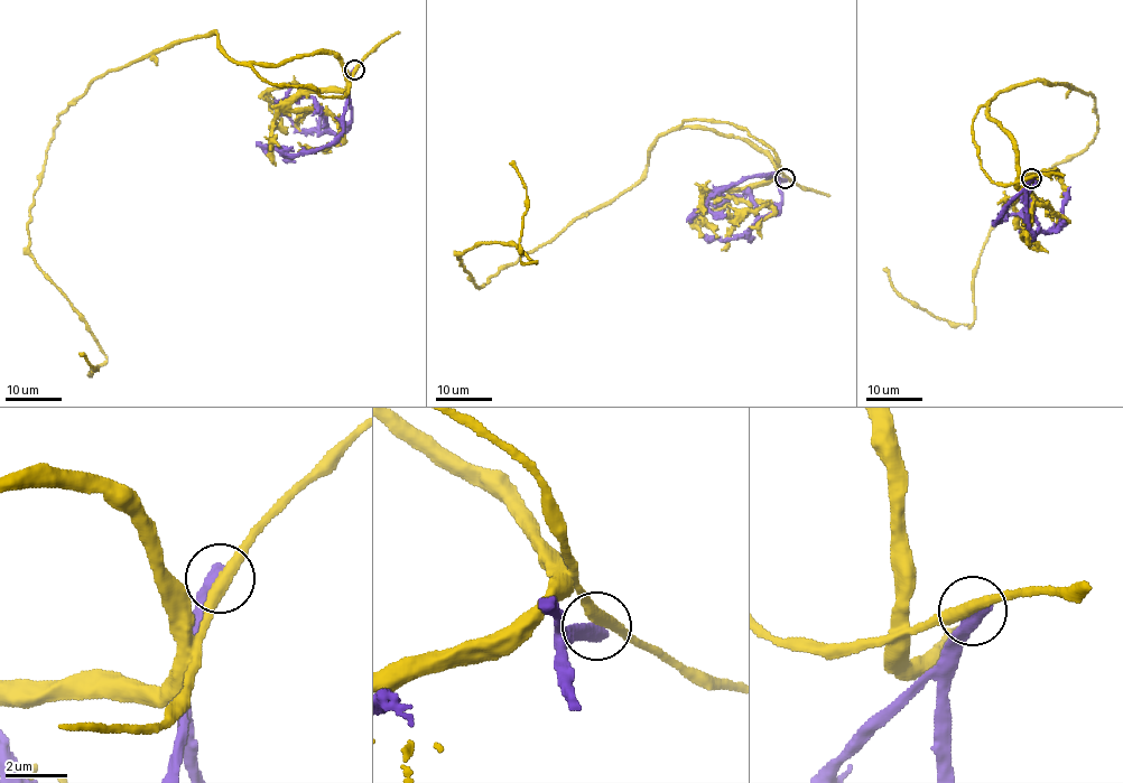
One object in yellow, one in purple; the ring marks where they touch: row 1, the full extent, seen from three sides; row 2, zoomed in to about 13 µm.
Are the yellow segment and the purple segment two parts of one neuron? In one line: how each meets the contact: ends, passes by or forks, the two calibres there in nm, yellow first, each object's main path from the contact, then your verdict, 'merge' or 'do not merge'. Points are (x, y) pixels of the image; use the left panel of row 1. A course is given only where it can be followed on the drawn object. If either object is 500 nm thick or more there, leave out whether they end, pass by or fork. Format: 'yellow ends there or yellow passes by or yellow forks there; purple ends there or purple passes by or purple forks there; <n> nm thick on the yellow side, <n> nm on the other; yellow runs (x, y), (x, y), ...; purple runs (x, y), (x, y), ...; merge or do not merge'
400 nm thick on the yellow side, 600 nm on the other; yellow runs (354, 70), (242, 64), (216, 31), (93, 81), (28, 225), (107, 359), (89, 375), (82, 354); purple runs (354, 70), (349, 82), (351, 123), (342, 133), (334, 134), (322, 106), (312, 98), (295, 98), (276, 103); do not merge

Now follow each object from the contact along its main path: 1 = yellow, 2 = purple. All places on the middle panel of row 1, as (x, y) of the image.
1: (785, 179), (739, 138), (673, 128), (632, 187), (476, 287), (458, 258), (483, 243), (537, 263), (512, 160)
2: (785, 179), (779, 179), (781, 203), (772, 214), (759, 216), (749, 195), (725, 196), (706, 208)

